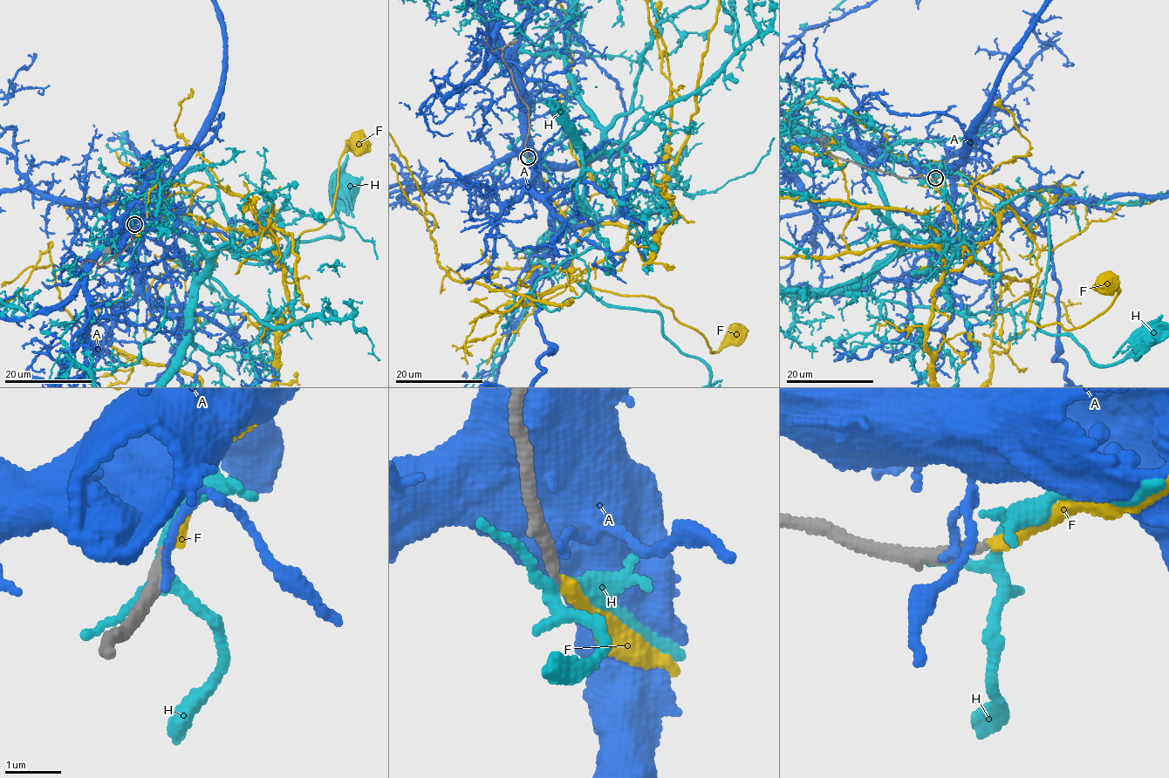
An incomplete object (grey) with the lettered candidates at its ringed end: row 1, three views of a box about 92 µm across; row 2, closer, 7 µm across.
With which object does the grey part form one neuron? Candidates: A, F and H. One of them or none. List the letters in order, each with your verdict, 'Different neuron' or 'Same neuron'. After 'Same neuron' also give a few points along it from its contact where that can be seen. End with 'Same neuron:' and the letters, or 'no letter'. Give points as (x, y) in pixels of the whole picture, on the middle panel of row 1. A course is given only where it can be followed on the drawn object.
A: Different neuron
F: Same neuron. Its course: (528, 158), (583, 231), (573, 280), (656, 299), (711, 351), (735, 331)
H: Different neuron
Same neuron: F

